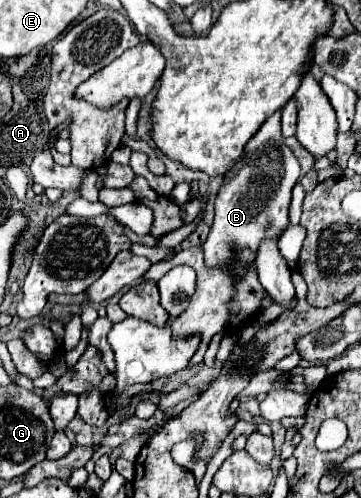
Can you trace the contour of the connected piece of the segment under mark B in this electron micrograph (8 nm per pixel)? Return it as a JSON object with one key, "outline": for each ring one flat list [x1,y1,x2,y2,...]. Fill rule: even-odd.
{"outline":[[277,110,245,146,245,158,237,162,237,170,223,178,215,200,215,222,203,246,205,264,235,264,235,248,257,250,269,234,281,236,289,224,291,190,299,172,299,162,281,136,281,110]]}

